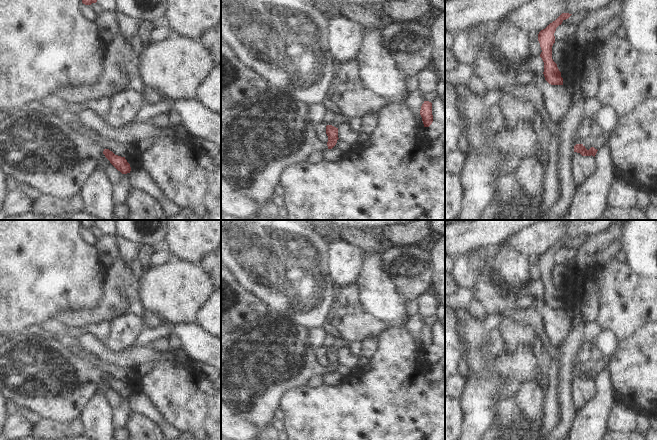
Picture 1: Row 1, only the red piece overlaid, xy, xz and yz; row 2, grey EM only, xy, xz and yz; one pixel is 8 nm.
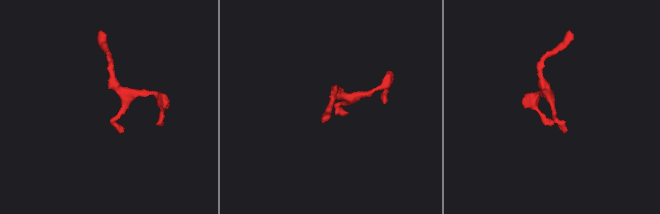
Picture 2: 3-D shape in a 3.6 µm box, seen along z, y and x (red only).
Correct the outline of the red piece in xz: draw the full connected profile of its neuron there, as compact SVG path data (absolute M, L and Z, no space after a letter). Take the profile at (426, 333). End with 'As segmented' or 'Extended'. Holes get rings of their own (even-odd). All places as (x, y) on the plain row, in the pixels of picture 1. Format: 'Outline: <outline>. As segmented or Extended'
Outline: M424 325L424 327L421 330L420 339L422 341L424 351L429 351L433 346L431 326Z. As segmented.

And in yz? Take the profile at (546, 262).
Outline: M562 237L555 245L550 247L538 258L538 265L542 274L540 281L544 286L543 298L545 304L551 309L563 309L561 296L559 295L557 288L552 283L552 270L555 267L554 257L556 255L556 252L571 239L572 238L569 237Z. As segmented.

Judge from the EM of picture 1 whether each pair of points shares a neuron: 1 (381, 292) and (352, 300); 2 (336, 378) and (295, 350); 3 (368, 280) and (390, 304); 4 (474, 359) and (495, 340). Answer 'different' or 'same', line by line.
1: different
2: different
3: same
4: different

